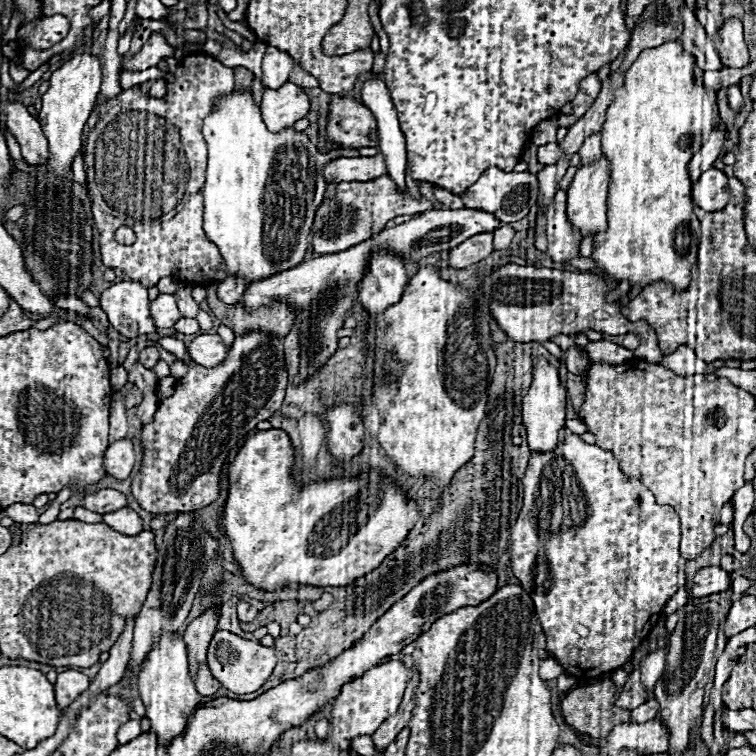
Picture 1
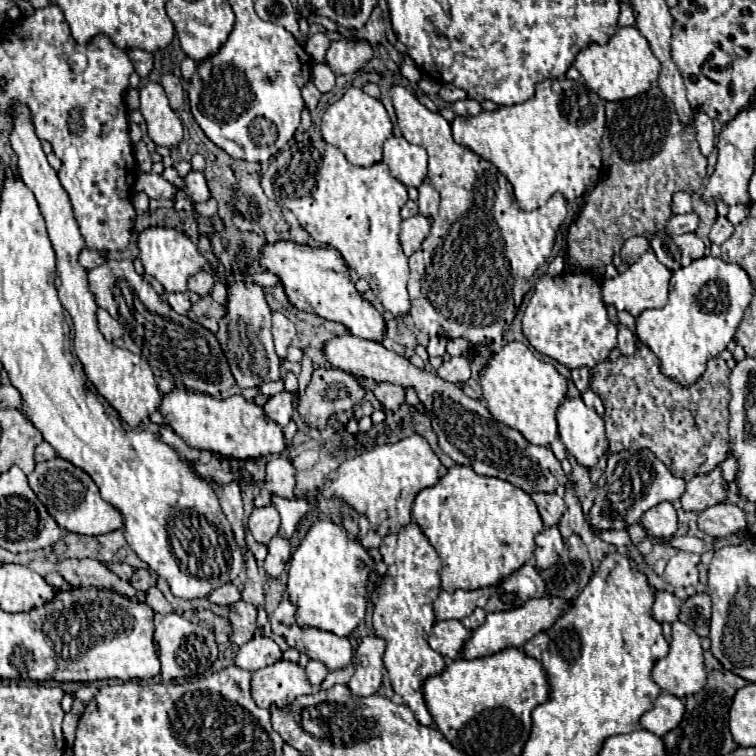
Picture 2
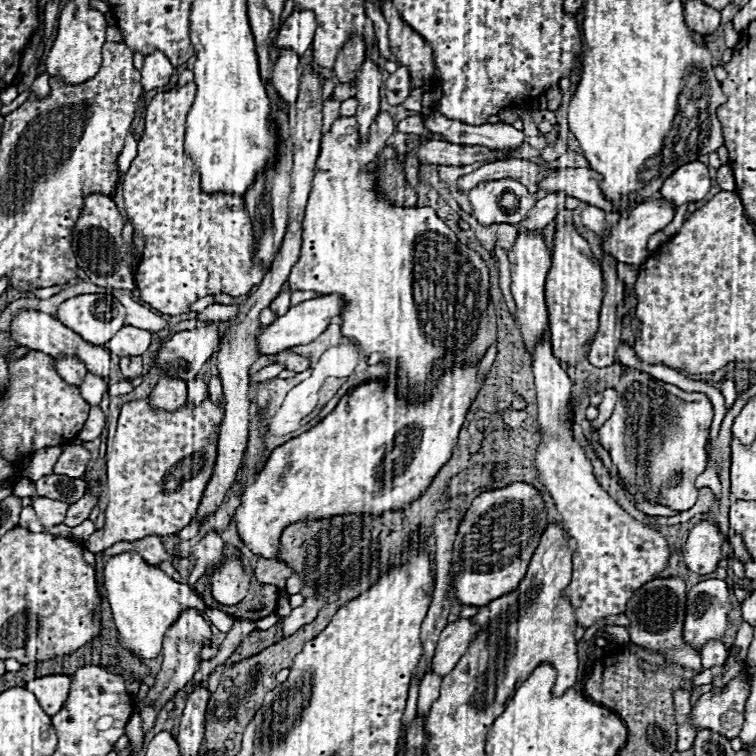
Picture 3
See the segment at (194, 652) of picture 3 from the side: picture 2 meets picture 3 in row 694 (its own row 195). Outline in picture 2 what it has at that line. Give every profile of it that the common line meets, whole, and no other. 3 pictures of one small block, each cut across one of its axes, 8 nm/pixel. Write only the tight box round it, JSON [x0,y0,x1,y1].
[136,174,176,198]

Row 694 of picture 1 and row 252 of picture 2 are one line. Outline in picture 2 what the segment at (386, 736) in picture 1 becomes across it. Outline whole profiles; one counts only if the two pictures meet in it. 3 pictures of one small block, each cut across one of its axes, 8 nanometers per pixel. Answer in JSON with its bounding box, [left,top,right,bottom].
[400,216,432,256]

